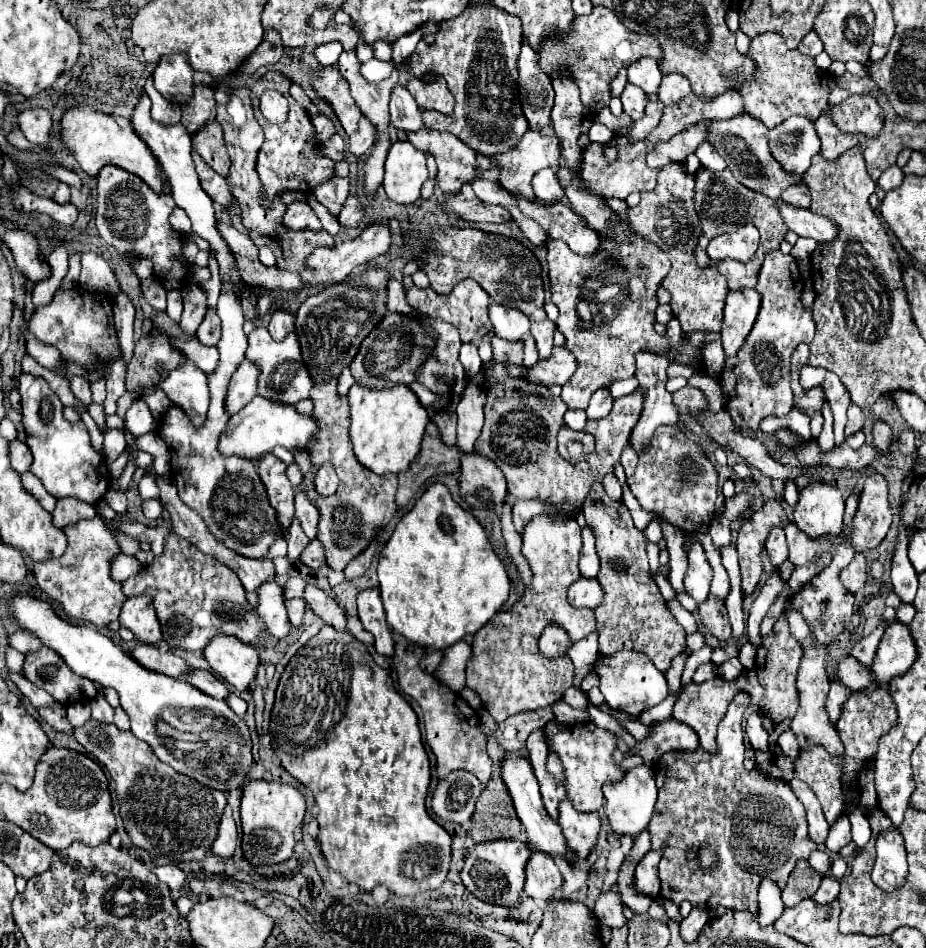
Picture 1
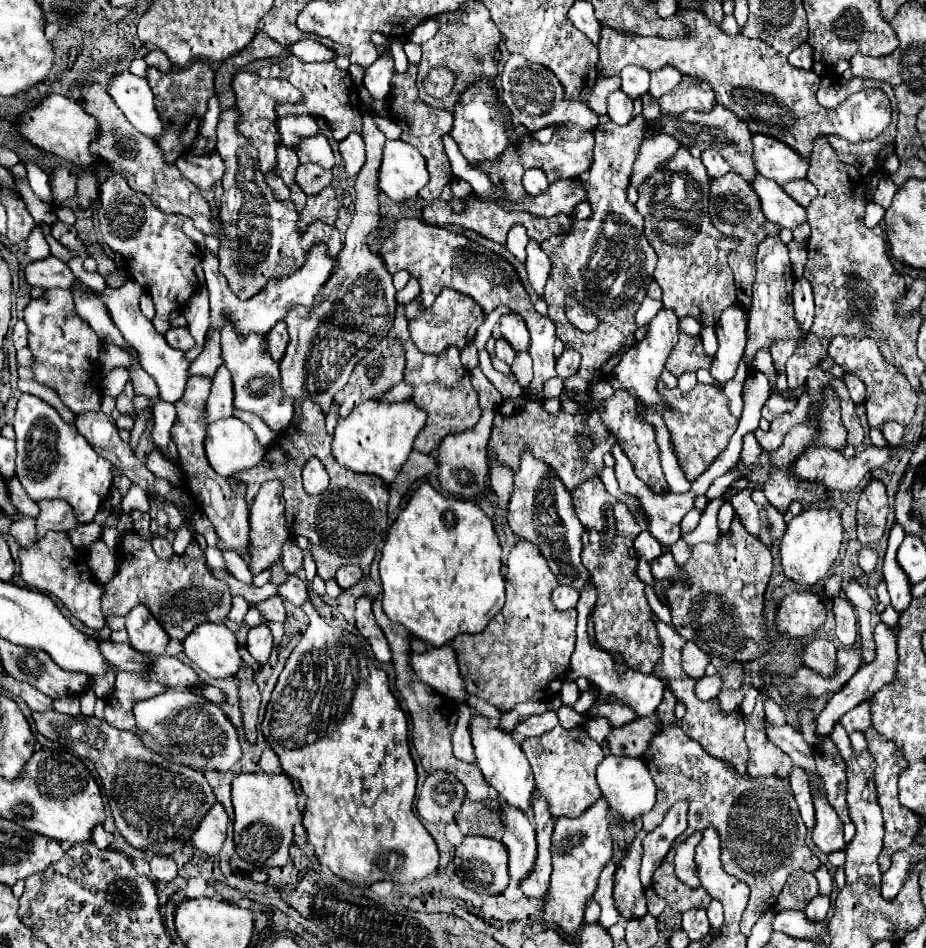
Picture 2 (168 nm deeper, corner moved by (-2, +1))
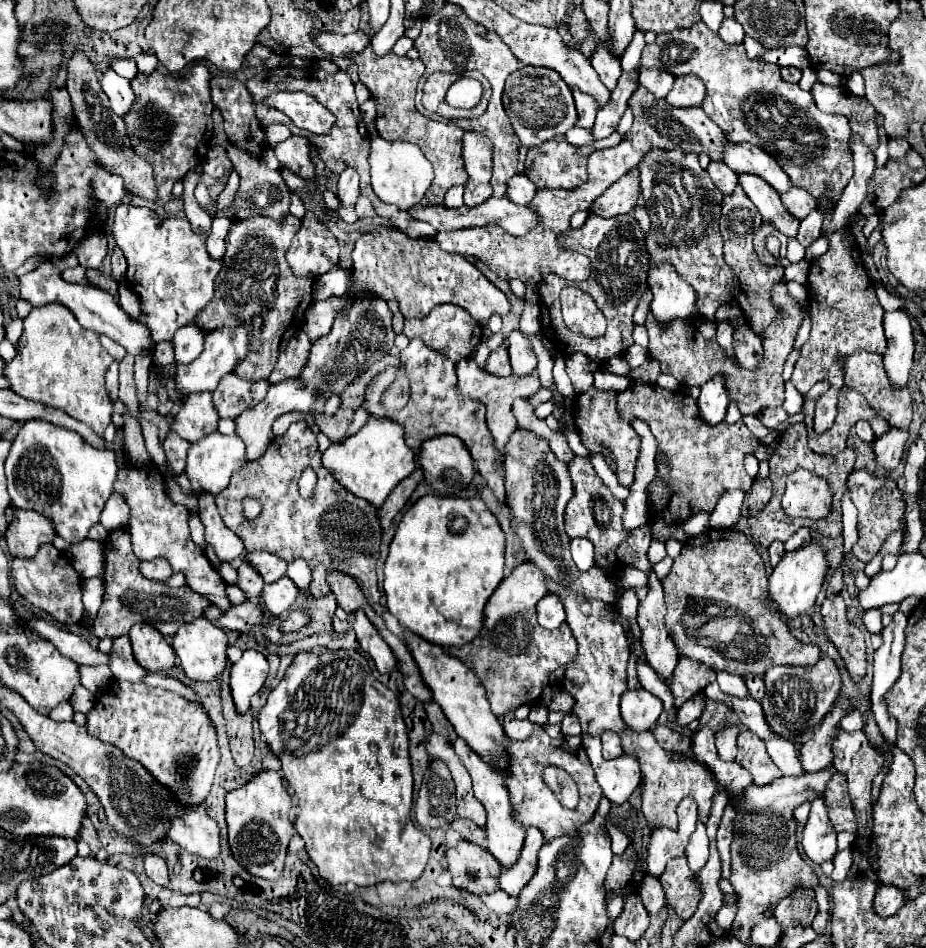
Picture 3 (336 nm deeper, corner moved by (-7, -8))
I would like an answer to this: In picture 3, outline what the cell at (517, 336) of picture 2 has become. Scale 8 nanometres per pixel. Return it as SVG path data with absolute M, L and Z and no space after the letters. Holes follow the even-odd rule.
M519 330L509 334L509 360L515 376L529 376L537 368L537 356L531 342Z

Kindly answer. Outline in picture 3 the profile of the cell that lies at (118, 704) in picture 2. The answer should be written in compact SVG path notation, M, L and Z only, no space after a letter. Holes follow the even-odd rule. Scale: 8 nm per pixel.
M113 680L105 690L95 694L95 704L87 712L85 730L143 764L181 806L197 808L205 802L221 756L217 728L199 702L191 702L163 688Z

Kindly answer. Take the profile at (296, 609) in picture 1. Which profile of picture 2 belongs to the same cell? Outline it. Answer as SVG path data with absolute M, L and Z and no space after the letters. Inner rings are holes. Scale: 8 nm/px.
M276 595L276 597L270 597L270 599L264 601L264 603L260 603L258 609L260 609L260 613L262 613L266 619L270 619L270 621L280 621L280 623L284 623L286 617L288 617L286 607L284 607L284 601L282 601L282 597L278 597L278 595Z

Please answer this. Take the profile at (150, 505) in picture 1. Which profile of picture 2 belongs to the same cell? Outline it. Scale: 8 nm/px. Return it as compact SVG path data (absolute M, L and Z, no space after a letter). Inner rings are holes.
M132 485L128 495L122 499L122 509L124 513L130 513L130 507L132 509L140 509L144 513L150 511L150 503L148 503L148 495L138 487L138 485Z

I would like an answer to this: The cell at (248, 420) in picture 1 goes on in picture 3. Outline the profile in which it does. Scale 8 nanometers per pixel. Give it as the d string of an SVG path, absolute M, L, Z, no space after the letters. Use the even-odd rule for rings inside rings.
M211 432L203 440L199 440L199 442L189 446L185 474L187 474L195 494L205 492L205 494L217 496L223 488L227 488L231 474L237 472L241 468L241 464L247 464L247 460L245 460L245 444L239 442L235 434L223 436L219 432Z

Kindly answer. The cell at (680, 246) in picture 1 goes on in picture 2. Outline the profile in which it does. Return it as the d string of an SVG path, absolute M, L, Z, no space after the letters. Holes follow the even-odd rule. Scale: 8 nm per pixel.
M682 147L682 151L678 151L678 155L670 159L670 163L666 163L666 167L660 167L658 173L650 175L650 179L646 179L646 183L638 187L638 195L640 197L638 197L636 209L644 217L646 239L650 241L650 245L660 257L660 263L654 271L654 281L664 291L664 297L662 297L664 309L672 309L678 317L688 317L688 315L696 317L704 327L714 327L722 311L736 303L736 287L732 281L728 255L738 247L738 243L732 237L726 237L720 231L716 231L710 221L696 223L696 211L704 207L696 203L706 201L706 167L702 165L700 159L692 157L686 147Z

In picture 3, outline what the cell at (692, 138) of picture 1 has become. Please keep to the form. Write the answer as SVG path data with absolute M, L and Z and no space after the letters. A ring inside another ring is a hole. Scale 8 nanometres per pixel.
M633 168L623 176L623 180L617 180L595 204L591 210L601 218L613 218L621 214L629 214L639 200L639 170Z

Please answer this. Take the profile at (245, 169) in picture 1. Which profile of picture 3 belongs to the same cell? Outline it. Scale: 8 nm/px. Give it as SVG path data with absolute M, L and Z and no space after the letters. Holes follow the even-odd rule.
M255 216L253 220L235 222L225 238L227 252L223 256L223 268L215 280L215 298L193 318L193 324L197 324L203 332L243 326L257 314L263 318L261 330L251 336L251 350L247 358L241 360L233 370L245 380L261 380L273 372L277 356L303 328L305 308L313 302L313 280L299 280L291 276L285 260L285 252L291 246L297 230L299 220L295 216L281 220Z

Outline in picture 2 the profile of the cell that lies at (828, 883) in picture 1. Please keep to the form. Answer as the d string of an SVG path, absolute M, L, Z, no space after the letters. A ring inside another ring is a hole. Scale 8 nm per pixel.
M816 895L808 907L804 909L804 913L810 917L810 919L824 919L828 915L828 909L830 909L830 897L828 895Z

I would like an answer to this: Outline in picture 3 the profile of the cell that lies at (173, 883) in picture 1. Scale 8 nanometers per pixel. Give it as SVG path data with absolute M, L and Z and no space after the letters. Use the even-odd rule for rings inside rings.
M145 854L145 874L161 884L161 886L167 886L169 884L169 876L167 876L167 864L163 858L155 856L155 854Z

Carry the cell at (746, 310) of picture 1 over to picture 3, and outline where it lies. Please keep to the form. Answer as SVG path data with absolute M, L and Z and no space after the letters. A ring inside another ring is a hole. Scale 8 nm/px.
M715 376L715 380L709 380L707 384L701 386L701 394L697 398L697 408L699 408L699 418L709 424L715 426L725 418L727 412L727 392L723 392L723 380L719 380L719 376Z

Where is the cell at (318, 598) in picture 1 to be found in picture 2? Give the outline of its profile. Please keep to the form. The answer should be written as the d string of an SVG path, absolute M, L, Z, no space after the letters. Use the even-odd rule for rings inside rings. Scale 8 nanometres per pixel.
M290 575L288 581L280 585L278 595L280 595L282 599L290 601L290 603L296 605L296 607L302 607L304 603L312 601L312 597L310 597L310 589L308 589L308 583L306 583L304 579L300 579L298 575Z

